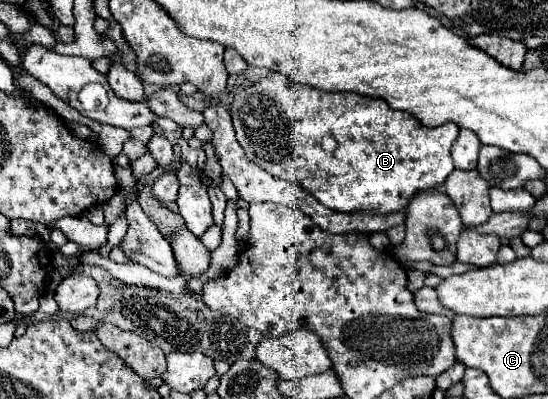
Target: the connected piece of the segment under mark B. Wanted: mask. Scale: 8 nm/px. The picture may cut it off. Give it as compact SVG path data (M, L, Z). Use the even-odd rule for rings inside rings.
M270 73L242 89L230 105L230 115L236 139L250 161L266 169L270 175L300 185L324 207L338 213L402 211L416 193L440 187L454 171L450 149L458 137L458 125L444 123L440 127L426 127L414 115L390 109L382 99L362 97L358 93L320 91L308 85L298 85L282 73Z

